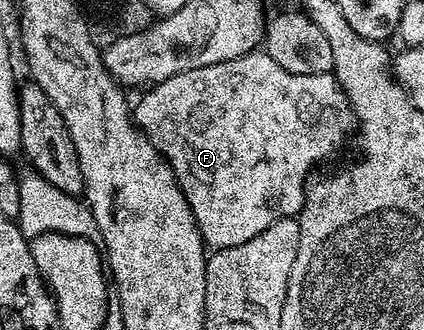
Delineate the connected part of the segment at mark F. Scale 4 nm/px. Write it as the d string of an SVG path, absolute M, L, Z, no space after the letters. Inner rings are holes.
M263 49L246 52L244 56L236 57L230 61L222 61L221 64L207 65L206 68L178 73L176 76L170 77L169 80L149 86L144 92L146 92L145 95L137 103L134 103L134 122L143 131L144 136L159 149L164 160L171 165L174 177L190 205L192 216L196 219L205 244L215 250L241 245L242 242L257 237L264 229L268 229L279 219L299 216L304 207L306 184L310 179L308 174L319 163L324 163L331 155L339 153L340 146L343 145L344 138L348 135L348 126L351 128L354 123L351 106L344 96L342 88L336 84L335 75L331 73L327 75L290 73L286 69L282 69L282 65L278 65L278 61L274 61L274 57L270 57Z

